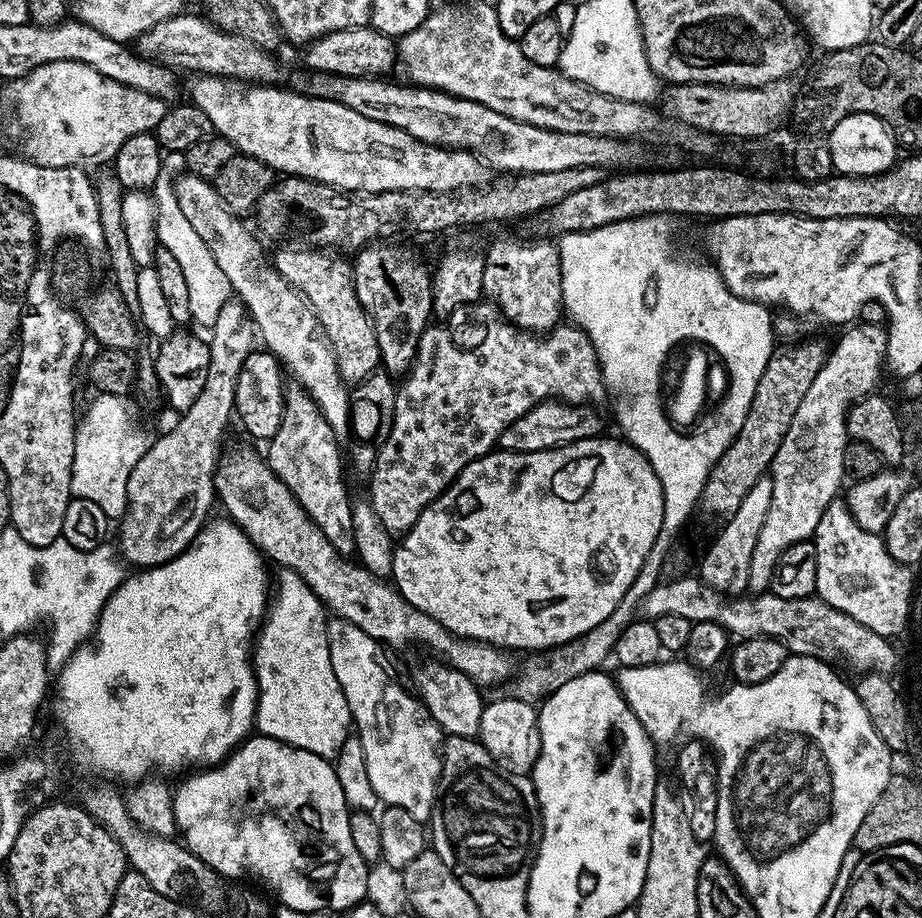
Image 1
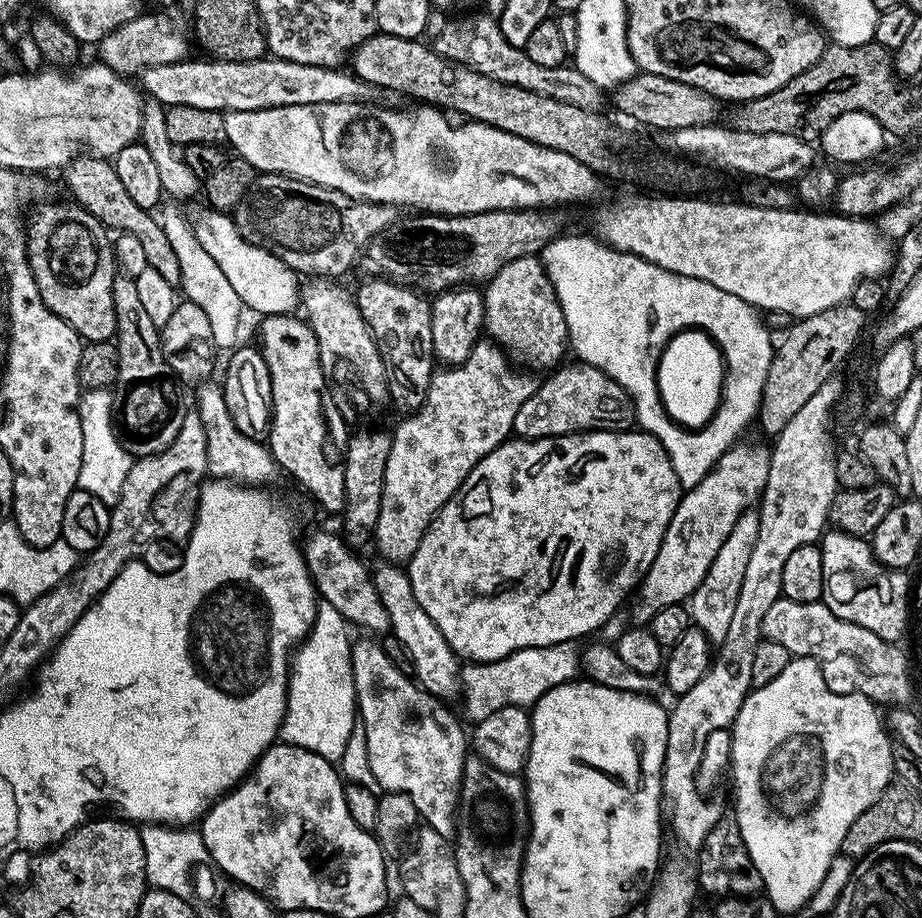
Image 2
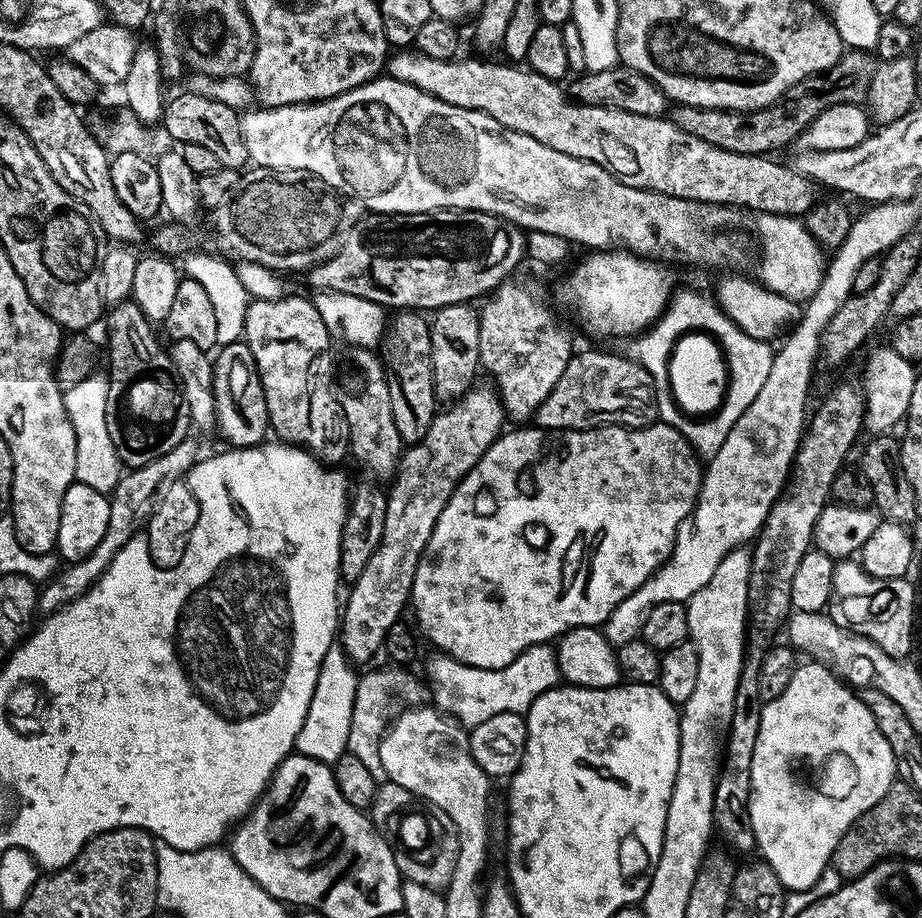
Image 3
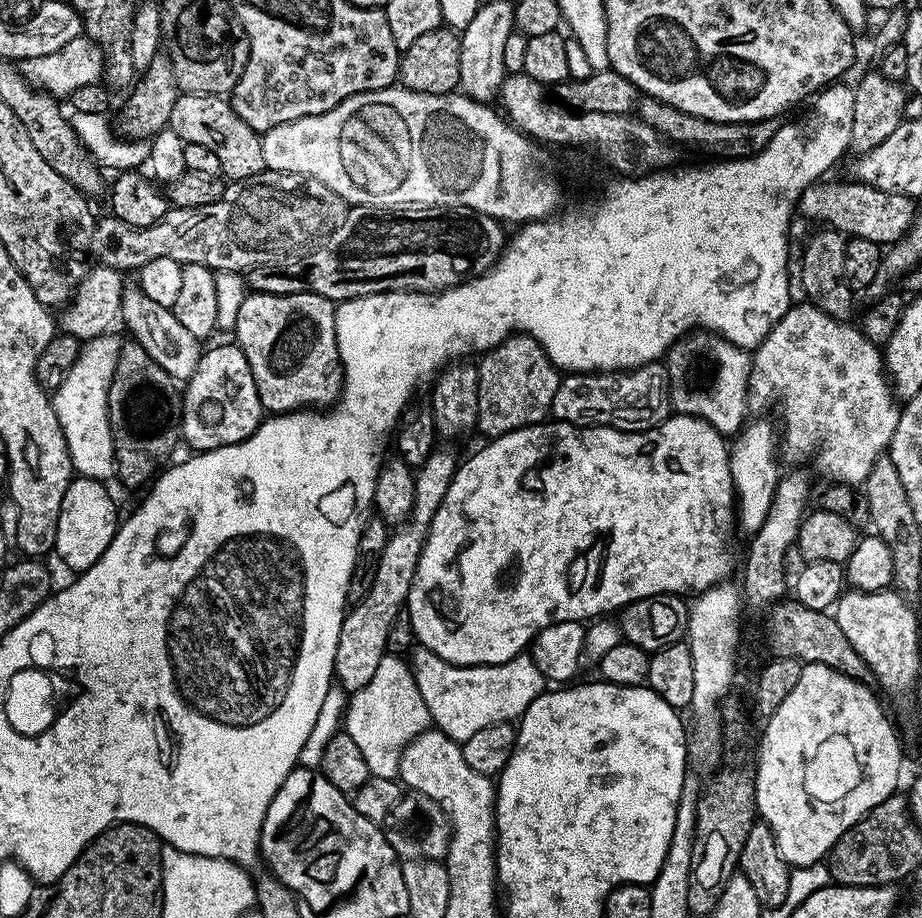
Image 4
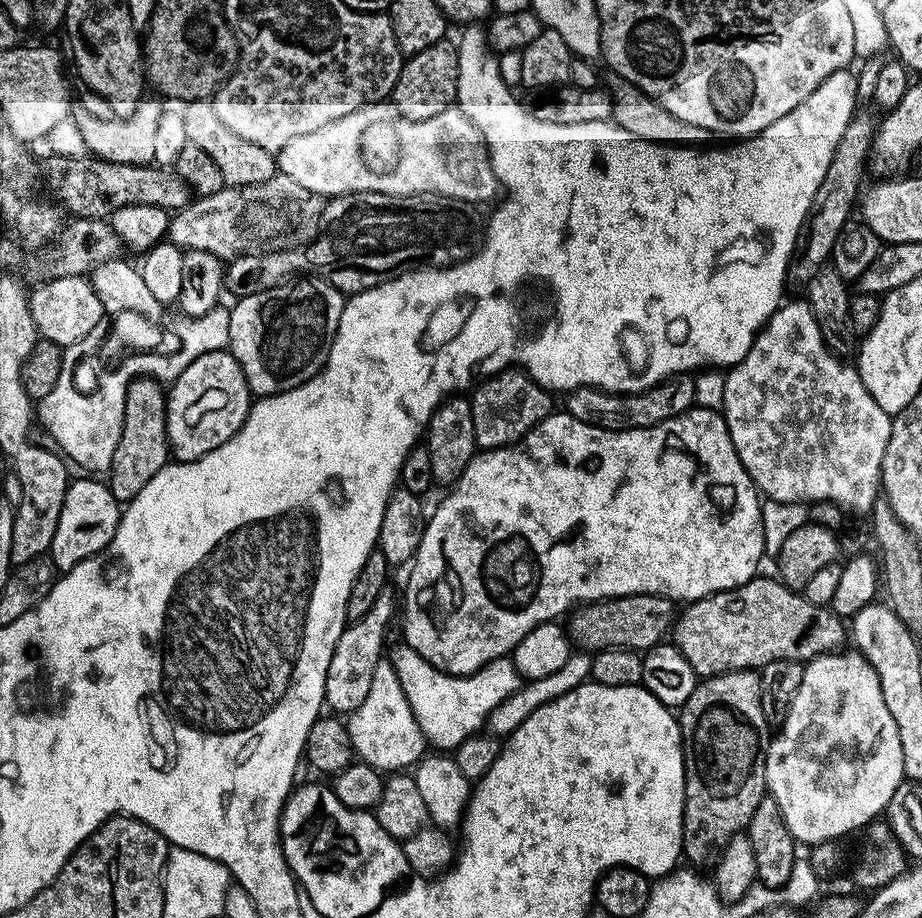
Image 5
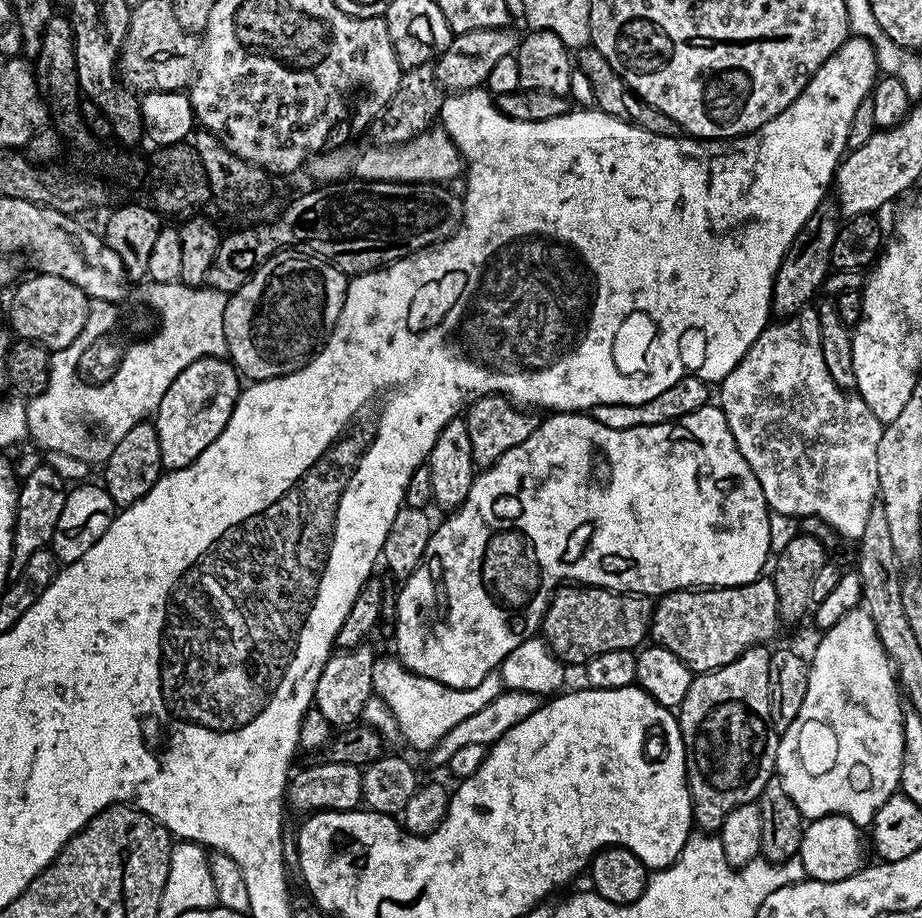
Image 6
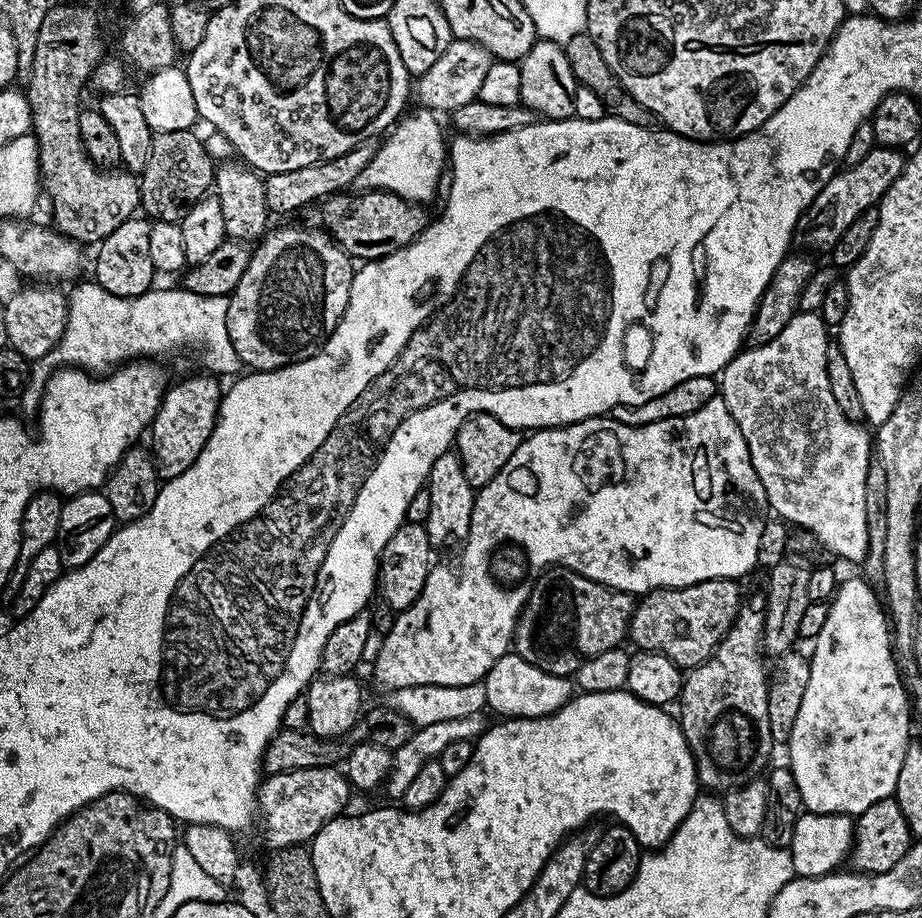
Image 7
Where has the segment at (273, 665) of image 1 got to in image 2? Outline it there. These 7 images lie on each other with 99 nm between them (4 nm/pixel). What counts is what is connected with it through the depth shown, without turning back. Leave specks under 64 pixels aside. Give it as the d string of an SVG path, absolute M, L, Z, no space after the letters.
M321 603L316 619L290 660L288 705L280 726L283 743L297 744L322 758L339 762L358 719L356 691L352 677L352 646L348 640L350 625L334 606Z

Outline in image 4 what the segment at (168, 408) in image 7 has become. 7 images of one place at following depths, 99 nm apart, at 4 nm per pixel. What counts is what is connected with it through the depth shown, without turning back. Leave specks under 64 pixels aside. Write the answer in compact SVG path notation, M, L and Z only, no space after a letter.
M235 342L220 344L209 352L208 349L201 351L194 374L183 385L182 403L180 434L183 443L188 443L196 452L209 452L250 438L265 415L250 374L250 362L246 362L246 354L242 354Z

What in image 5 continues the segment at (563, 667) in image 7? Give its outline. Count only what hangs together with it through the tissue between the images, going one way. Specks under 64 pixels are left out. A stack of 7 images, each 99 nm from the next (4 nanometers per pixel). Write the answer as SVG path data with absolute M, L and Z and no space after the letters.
M618 596L615 600L597 600L581 604L567 617L566 631L575 647L580 650L587 650L593 654L601 652L603 648L634 648L647 650L655 644L661 643L664 636L669 635L674 624L673 601L665 596Z

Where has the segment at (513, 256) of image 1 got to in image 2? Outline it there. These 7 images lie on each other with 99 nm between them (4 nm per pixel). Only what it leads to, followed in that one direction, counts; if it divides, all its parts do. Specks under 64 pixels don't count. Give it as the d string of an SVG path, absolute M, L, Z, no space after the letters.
M539 255L514 258L514 262L506 262L506 266L502 266L502 270L498 270L498 274L487 281L483 293L483 331L513 361L521 360L524 363L521 365L528 370L552 370L565 359L564 348L566 352L569 343L562 306Z

